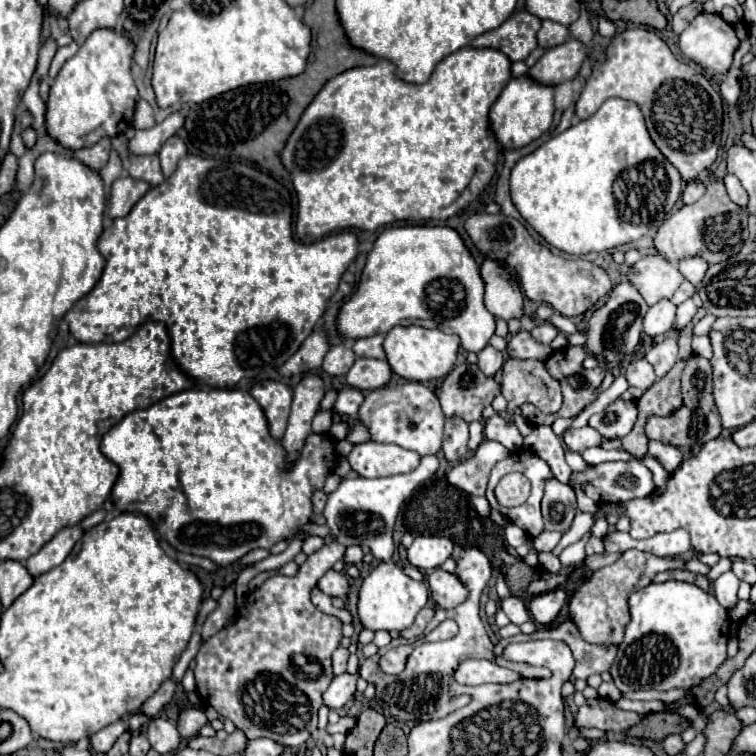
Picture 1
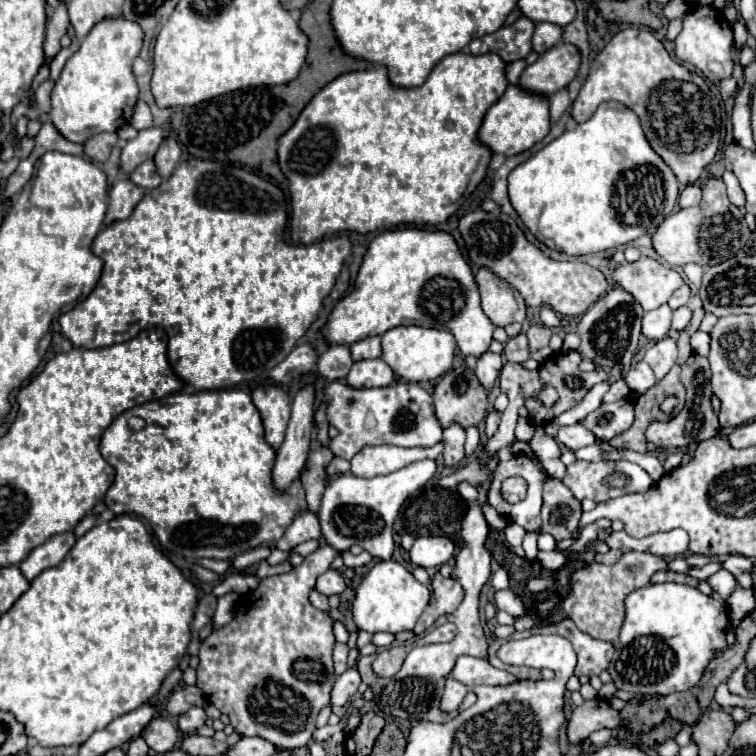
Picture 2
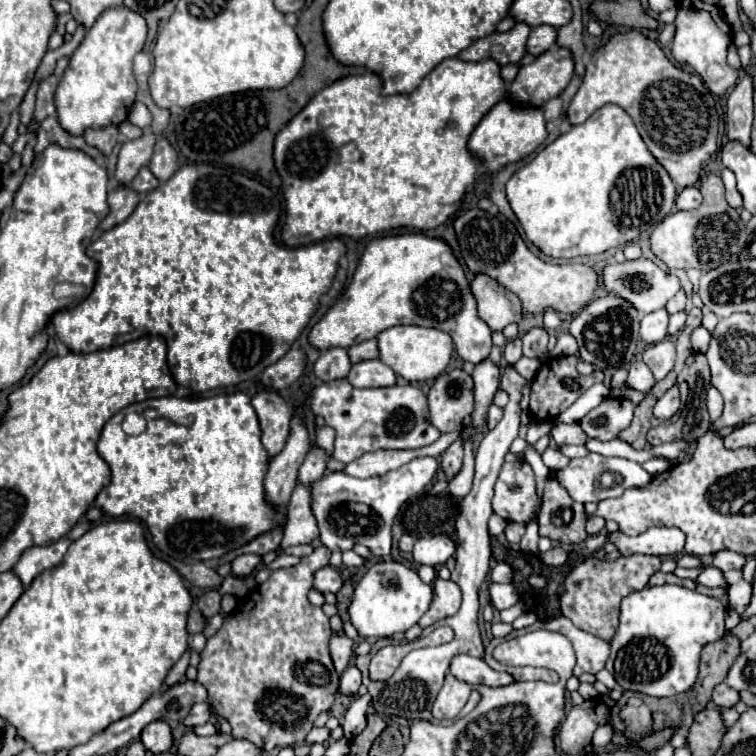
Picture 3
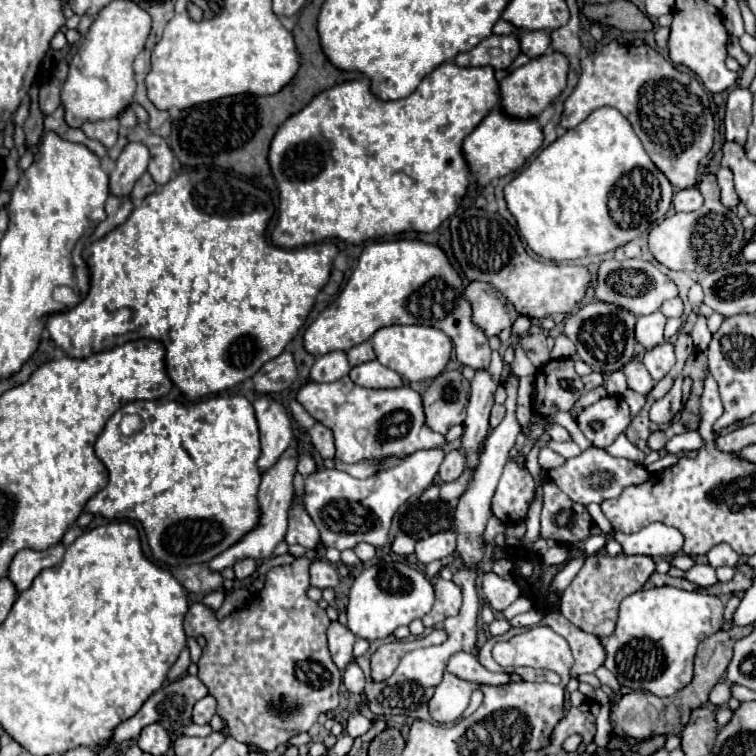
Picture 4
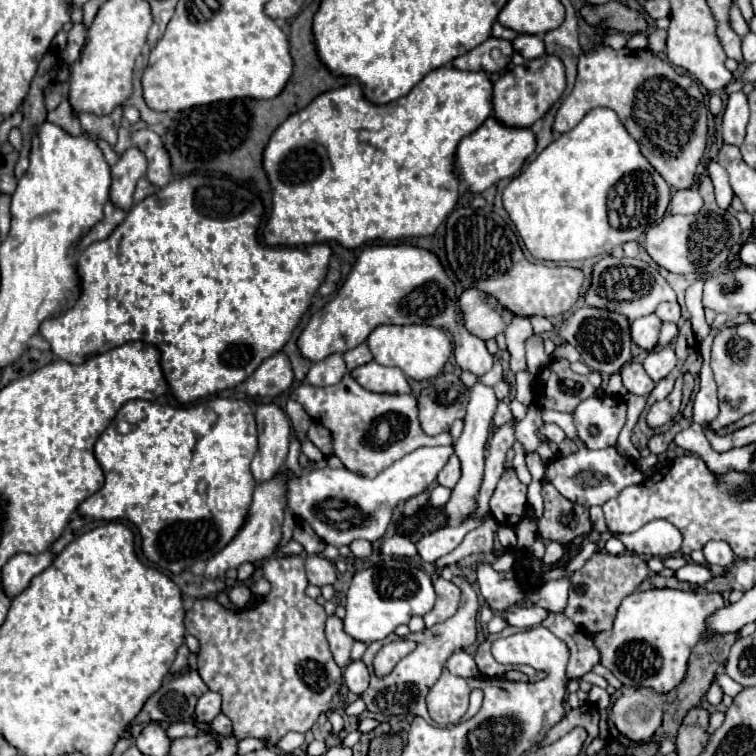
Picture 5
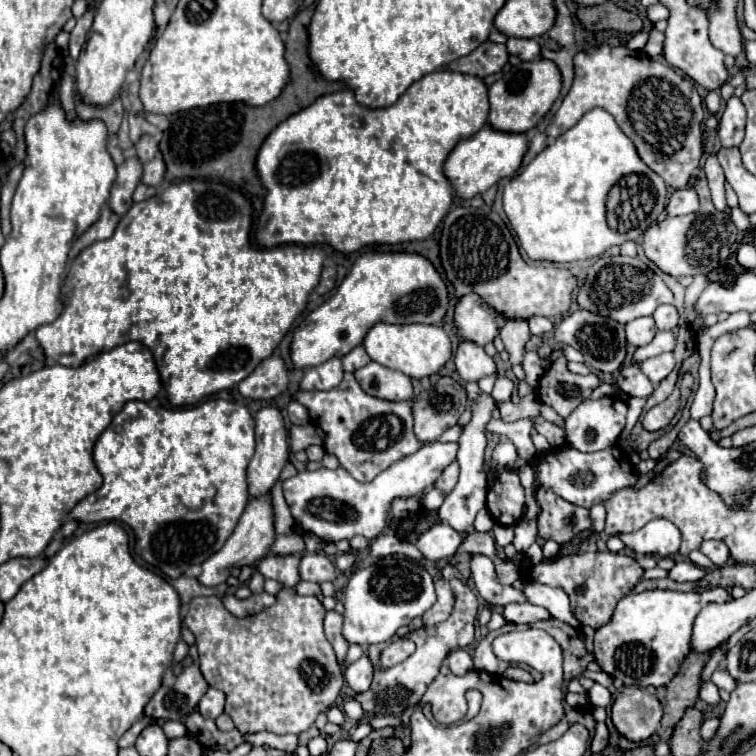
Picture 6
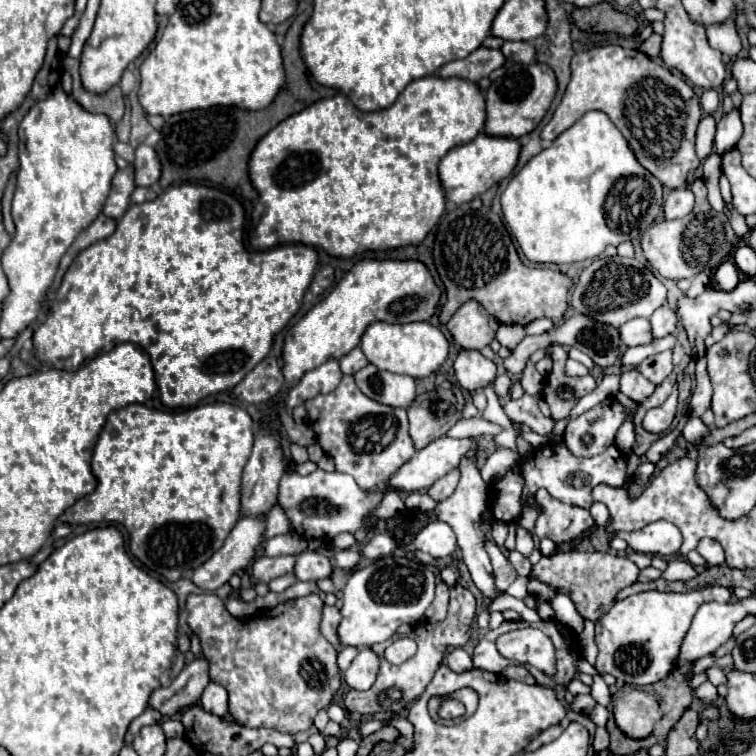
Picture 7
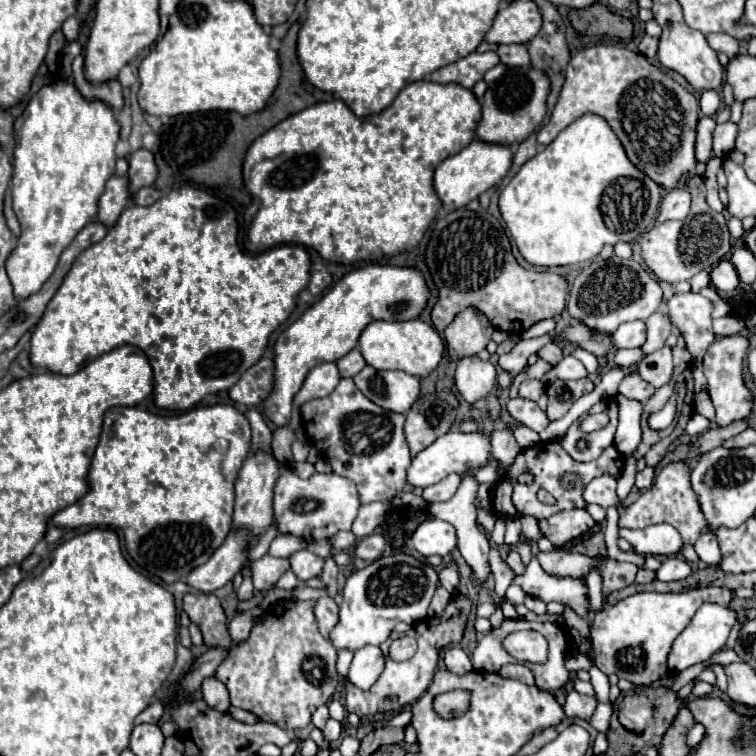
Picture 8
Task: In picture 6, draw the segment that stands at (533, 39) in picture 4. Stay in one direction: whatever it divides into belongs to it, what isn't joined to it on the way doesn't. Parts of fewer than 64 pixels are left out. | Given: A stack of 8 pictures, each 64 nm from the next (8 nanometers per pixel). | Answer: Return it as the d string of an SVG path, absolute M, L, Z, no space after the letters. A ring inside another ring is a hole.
M508 38L506 42L508 54L514 54L522 60L534 60L540 56L540 46L536 40L528 40L528 38Z

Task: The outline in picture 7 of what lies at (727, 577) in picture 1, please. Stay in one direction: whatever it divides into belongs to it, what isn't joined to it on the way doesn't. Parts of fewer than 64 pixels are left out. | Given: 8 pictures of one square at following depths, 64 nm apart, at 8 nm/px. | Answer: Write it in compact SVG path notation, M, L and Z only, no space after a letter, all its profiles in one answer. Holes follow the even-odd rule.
M674 558L668 562L666 570L662 572L664 580L690 580L694 578L698 572L694 570L694 566L690 562L686 562L684 558Z

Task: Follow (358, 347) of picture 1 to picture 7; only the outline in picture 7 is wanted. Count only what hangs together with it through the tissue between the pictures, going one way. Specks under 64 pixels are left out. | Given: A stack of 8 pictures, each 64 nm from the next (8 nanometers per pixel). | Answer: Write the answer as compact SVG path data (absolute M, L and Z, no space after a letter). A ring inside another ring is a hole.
M358 346L352 352L348 352L346 356L340 358L340 370L342 370L342 374L350 374L350 376L356 374L366 364L368 364L368 360L366 360L366 356L362 354L362 350Z

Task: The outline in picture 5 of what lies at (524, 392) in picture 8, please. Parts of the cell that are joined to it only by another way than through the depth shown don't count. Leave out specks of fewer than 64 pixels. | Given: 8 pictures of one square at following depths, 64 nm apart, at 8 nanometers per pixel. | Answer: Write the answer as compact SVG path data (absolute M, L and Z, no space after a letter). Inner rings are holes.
M532 336L526 342L526 364L532 376L538 376L538 372L550 364L550 356L544 354L544 342L540 336Z

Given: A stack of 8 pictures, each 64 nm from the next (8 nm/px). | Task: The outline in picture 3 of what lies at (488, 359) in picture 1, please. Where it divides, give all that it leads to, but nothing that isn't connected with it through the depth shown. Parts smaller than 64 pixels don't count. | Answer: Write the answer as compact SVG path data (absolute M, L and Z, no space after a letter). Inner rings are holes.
M484 360L476 364L476 370L472 372L474 380L474 412L472 412L472 430L474 436L482 432L488 416L488 408L492 404L492 398L500 386L500 370L490 362Z

